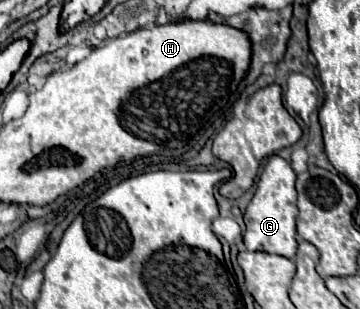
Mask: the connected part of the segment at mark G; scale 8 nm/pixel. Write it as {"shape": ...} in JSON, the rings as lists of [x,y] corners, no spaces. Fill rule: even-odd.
{"shape":[[[278,154],[270,156],[262,176],[256,186],[256,194],[250,200],[246,212],[244,212],[244,222],[246,222],[246,232],[244,232],[244,244],[248,250],[258,250],[258,252],[268,252],[268,254],[278,254],[284,258],[294,258],[296,256],[296,216],[298,216],[297,191],[294,188],[296,174],[290,168],[290,164],[280,158]]]}

